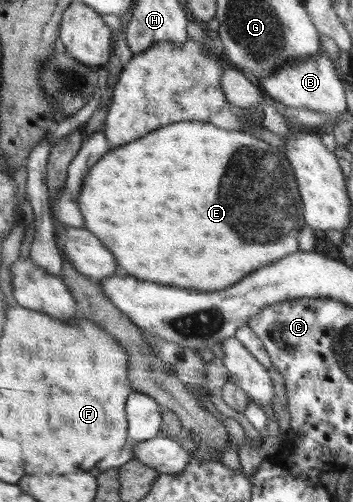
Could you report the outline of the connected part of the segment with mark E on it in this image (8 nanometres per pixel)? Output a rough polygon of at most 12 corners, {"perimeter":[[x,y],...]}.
{"perimeter":[[174,122],[87,174],[122,273],[230,288],[300,250],[294,171]]}

